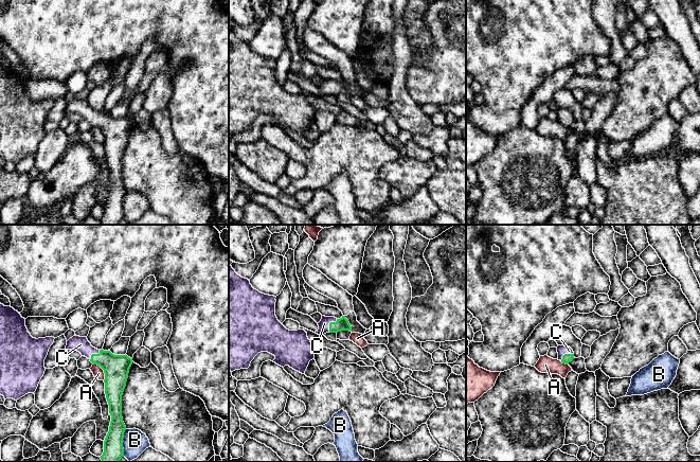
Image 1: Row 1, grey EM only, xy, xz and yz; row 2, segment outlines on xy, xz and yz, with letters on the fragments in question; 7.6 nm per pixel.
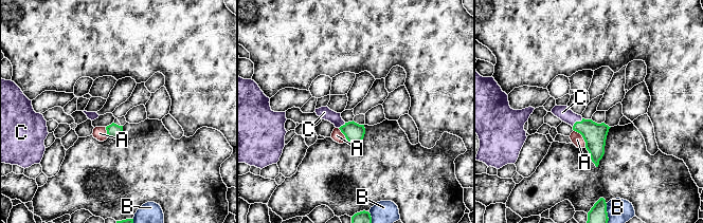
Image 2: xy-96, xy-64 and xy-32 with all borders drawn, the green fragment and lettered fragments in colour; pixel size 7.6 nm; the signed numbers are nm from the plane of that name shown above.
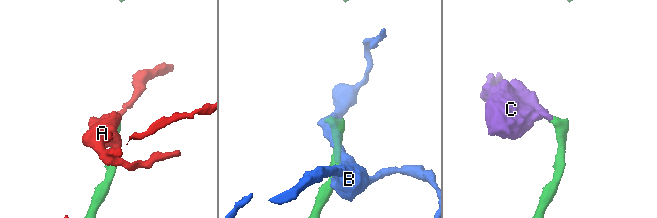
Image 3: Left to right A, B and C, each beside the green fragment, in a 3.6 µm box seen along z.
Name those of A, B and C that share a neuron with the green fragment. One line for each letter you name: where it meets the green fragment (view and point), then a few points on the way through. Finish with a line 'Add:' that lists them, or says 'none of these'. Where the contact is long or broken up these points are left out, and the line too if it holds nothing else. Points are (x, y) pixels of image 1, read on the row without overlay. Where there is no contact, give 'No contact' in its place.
C: Touches green at xz (329, 87). Path across: xz (341, 87), (329, 87), (324, 86)
Add: C

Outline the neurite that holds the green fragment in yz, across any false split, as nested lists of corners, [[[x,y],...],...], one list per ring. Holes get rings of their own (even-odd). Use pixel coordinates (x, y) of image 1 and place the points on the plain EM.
[[[558,108],[557,116],[558,116],[557,122],[560,123],[562,126],[568,127],[574,122],[574,114],[568,108]]]

